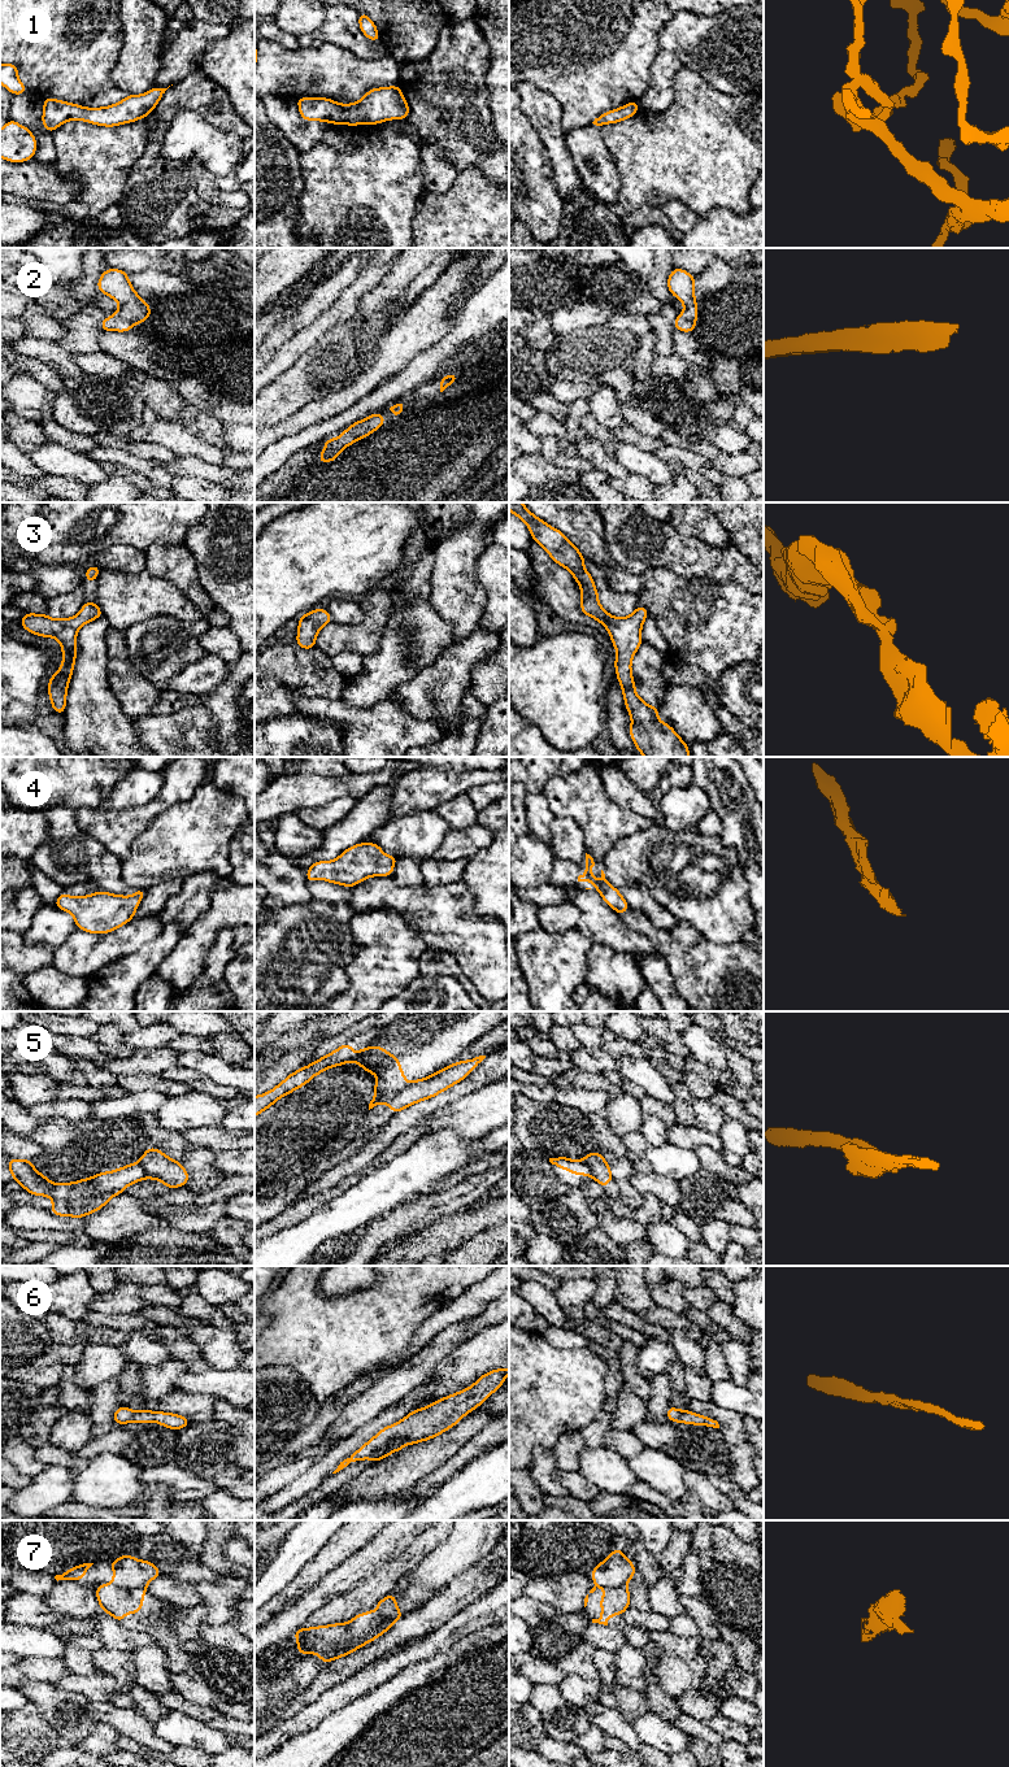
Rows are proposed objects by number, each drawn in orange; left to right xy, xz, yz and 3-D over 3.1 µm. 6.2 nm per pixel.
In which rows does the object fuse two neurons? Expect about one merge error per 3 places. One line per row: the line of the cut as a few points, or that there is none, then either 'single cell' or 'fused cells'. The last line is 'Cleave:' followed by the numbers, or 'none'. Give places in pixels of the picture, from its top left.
1: cut none; single cell
2: cut none; single cell
3: cut none; single cell
4: cut none; single cell
5: cut xz (408, 1084), (387, 1104); fused cells
6: cut none; single cell
7: cut xz (347, 1623), (347, 1637), (349, 1640), (368, 1643); fused cells
Cleave: 5, 7

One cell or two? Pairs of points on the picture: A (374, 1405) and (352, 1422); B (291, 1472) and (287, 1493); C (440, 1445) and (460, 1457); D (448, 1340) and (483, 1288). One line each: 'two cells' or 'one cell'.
A: one cell
B: two cells
C: two cells
D: two cells

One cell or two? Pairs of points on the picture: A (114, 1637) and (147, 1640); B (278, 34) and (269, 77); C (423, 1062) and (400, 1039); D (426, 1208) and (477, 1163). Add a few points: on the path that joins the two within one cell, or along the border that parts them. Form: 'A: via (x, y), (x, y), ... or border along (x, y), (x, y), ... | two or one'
A: via (122, 1639), (139, 1639) | one
B: border along (268, 39), (287, 48), (298, 47) | two
C: via (418, 1056), (407, 1044) | one
D: border along (477, 1173), (446, 1189), (427, 1192) | two

